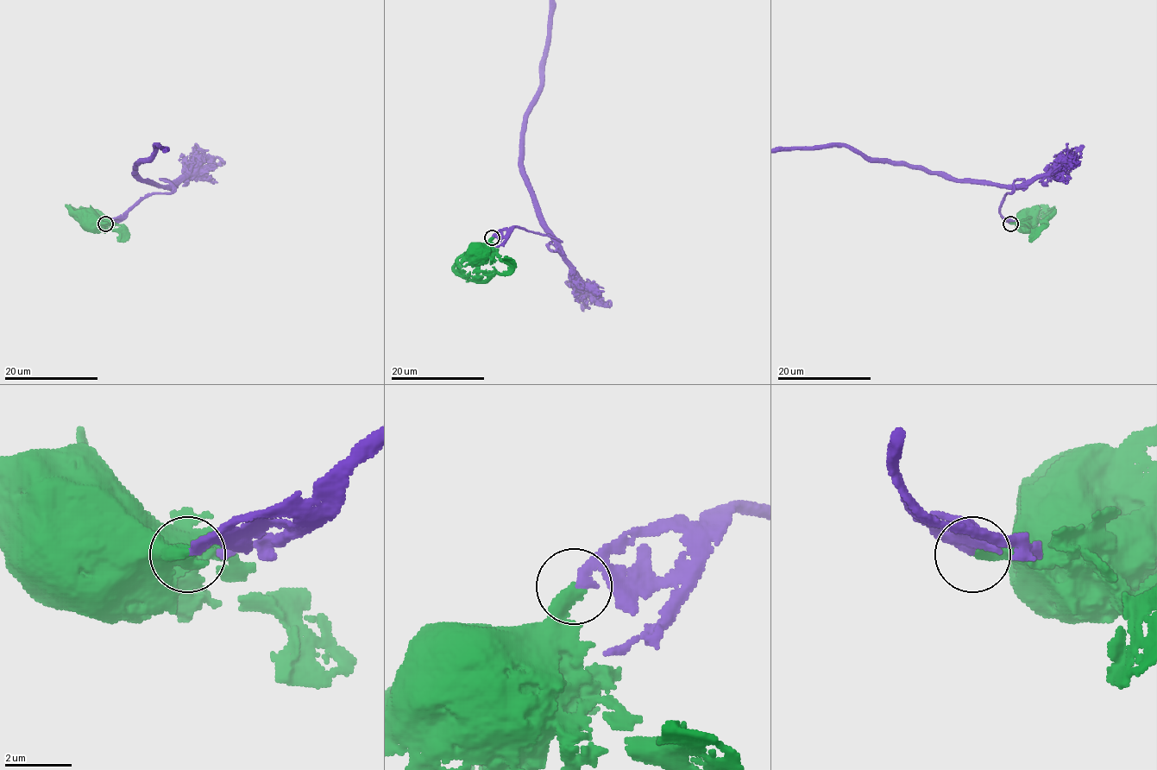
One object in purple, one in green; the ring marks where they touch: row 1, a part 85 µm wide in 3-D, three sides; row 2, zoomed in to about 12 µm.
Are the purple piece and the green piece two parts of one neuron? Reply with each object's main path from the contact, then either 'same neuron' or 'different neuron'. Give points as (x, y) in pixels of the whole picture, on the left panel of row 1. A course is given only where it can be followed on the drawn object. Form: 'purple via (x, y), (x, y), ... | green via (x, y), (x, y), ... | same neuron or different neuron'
green via (105, 223), (91, 215), (89, 219) | same neuron

